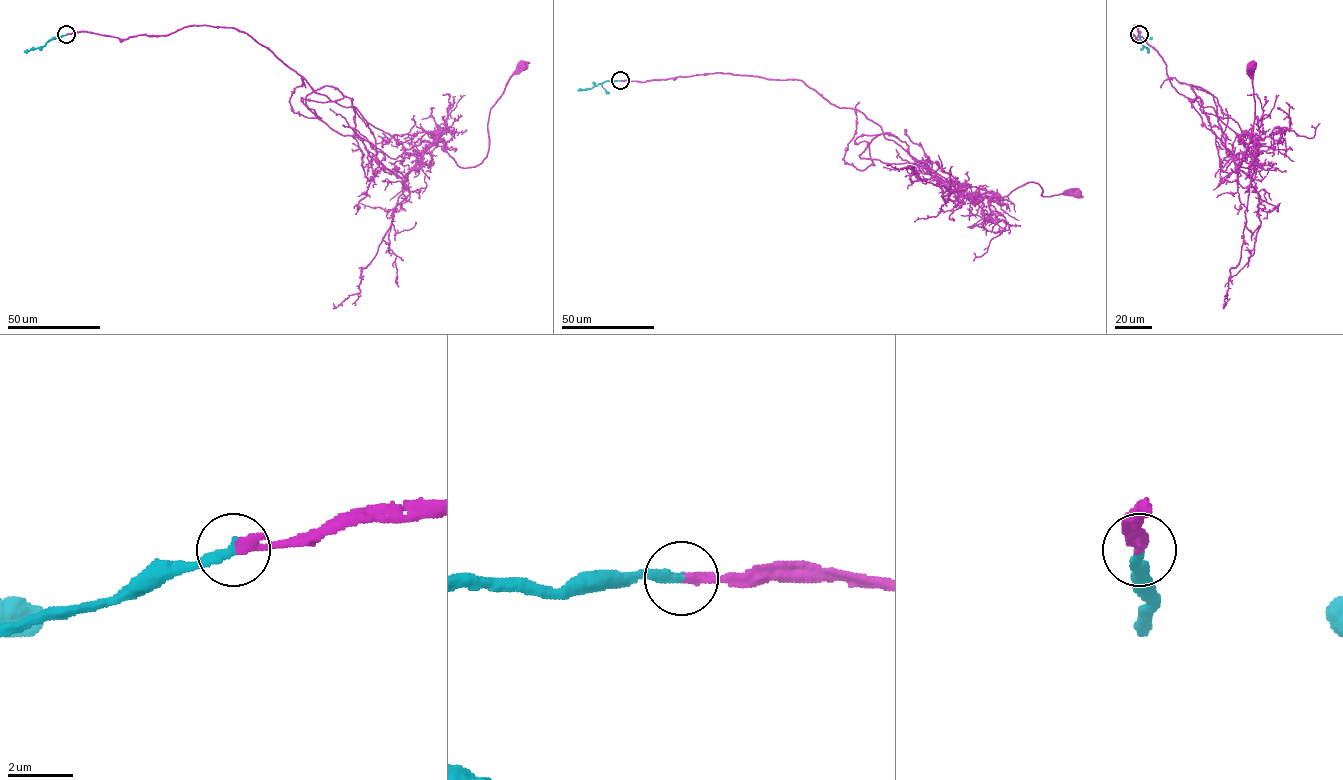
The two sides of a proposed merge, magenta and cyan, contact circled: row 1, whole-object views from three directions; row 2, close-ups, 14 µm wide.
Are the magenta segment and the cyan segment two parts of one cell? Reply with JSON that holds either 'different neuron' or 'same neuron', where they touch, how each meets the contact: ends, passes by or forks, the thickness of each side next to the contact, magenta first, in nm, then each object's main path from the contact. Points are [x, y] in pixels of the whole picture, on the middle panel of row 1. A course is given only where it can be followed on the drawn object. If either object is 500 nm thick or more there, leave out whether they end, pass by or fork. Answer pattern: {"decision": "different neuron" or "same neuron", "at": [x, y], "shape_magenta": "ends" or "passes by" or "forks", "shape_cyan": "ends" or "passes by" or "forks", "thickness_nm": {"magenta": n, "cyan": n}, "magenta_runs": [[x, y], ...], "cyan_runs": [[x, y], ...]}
{"decision": "same neuron", "at": [620, 80], "shape_magenta": "ends", "shape_cyan": "ends", "thickness_nm": {"magenta": 300, "cyan": 300}, "magenta_runs": [[620, 81], [722, 73], [800, 80], [857, 109], [944, 180], [994, 196], [1030, 182], [1042, 196], [1077, 195]], "cyan_runs": [[620, 81], [604, 81], [577, 90]]}

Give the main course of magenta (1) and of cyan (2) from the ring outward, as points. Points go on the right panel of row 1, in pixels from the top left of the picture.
1: (1139, 34), (1131, 35), (1134, 25), (1179, 93), (1254, 140), (1247, 168), (1253, 64)
2: (1139, 34), (1142, 44), (1149, 51)

